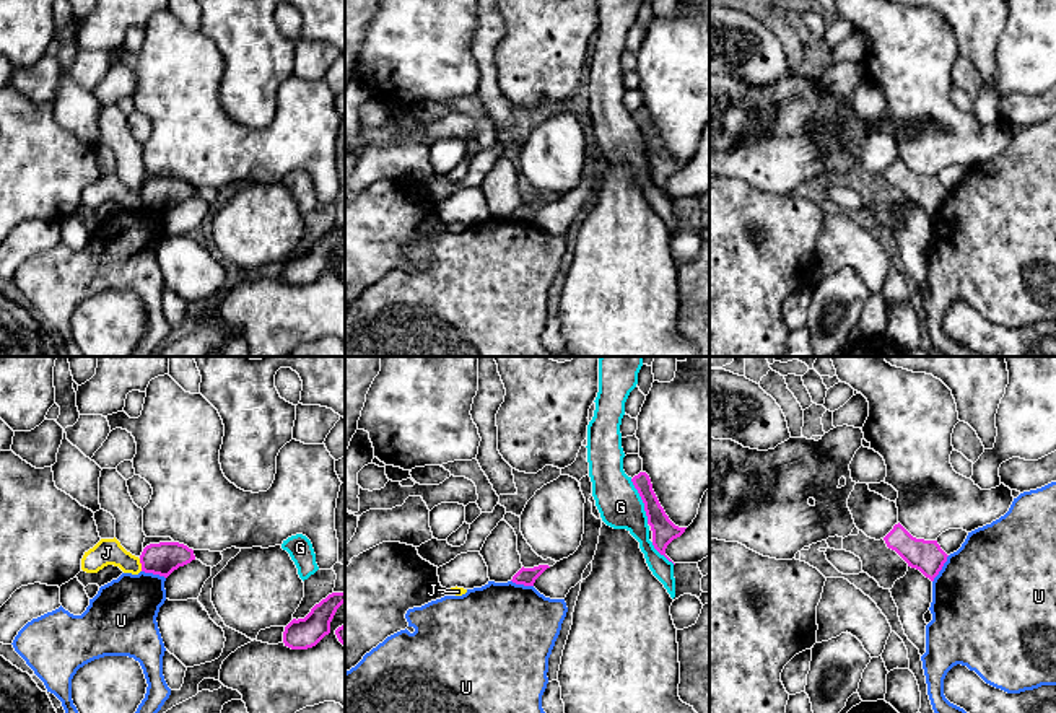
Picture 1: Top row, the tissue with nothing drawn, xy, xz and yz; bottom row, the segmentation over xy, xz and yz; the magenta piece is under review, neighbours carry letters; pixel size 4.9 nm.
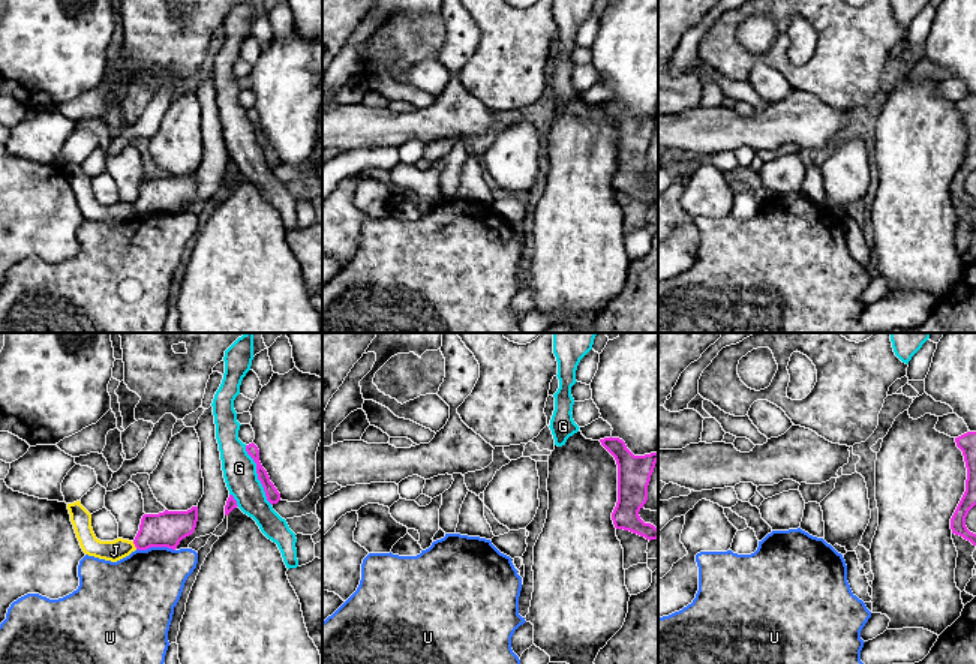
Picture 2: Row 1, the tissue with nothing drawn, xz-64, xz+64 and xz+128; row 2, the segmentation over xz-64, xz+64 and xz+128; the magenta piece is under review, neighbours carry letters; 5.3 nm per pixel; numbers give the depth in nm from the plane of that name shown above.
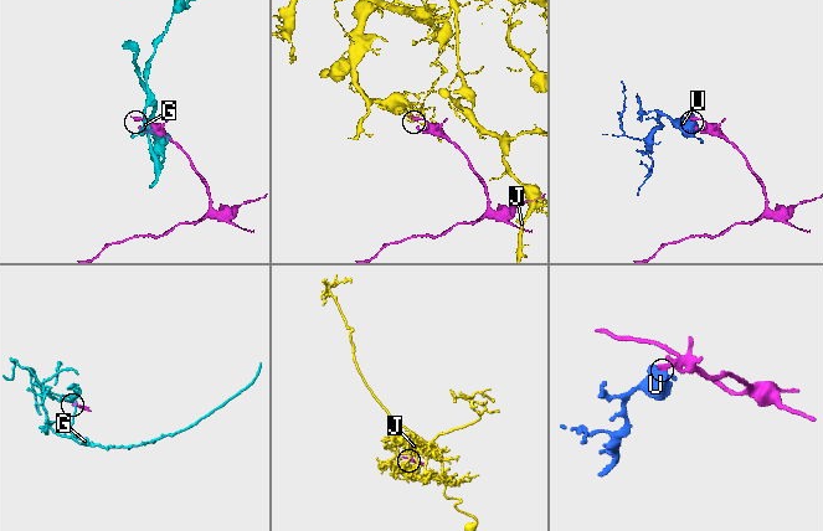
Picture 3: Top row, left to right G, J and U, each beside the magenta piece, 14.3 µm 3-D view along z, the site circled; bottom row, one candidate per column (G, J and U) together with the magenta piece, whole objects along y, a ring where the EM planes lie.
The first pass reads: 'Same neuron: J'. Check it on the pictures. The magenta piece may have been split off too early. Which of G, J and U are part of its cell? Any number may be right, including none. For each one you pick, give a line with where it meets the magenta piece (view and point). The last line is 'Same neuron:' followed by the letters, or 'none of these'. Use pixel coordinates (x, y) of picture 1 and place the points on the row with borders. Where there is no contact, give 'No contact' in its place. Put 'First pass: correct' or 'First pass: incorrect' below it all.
Same neuron: none of these
First pass: incorrect

